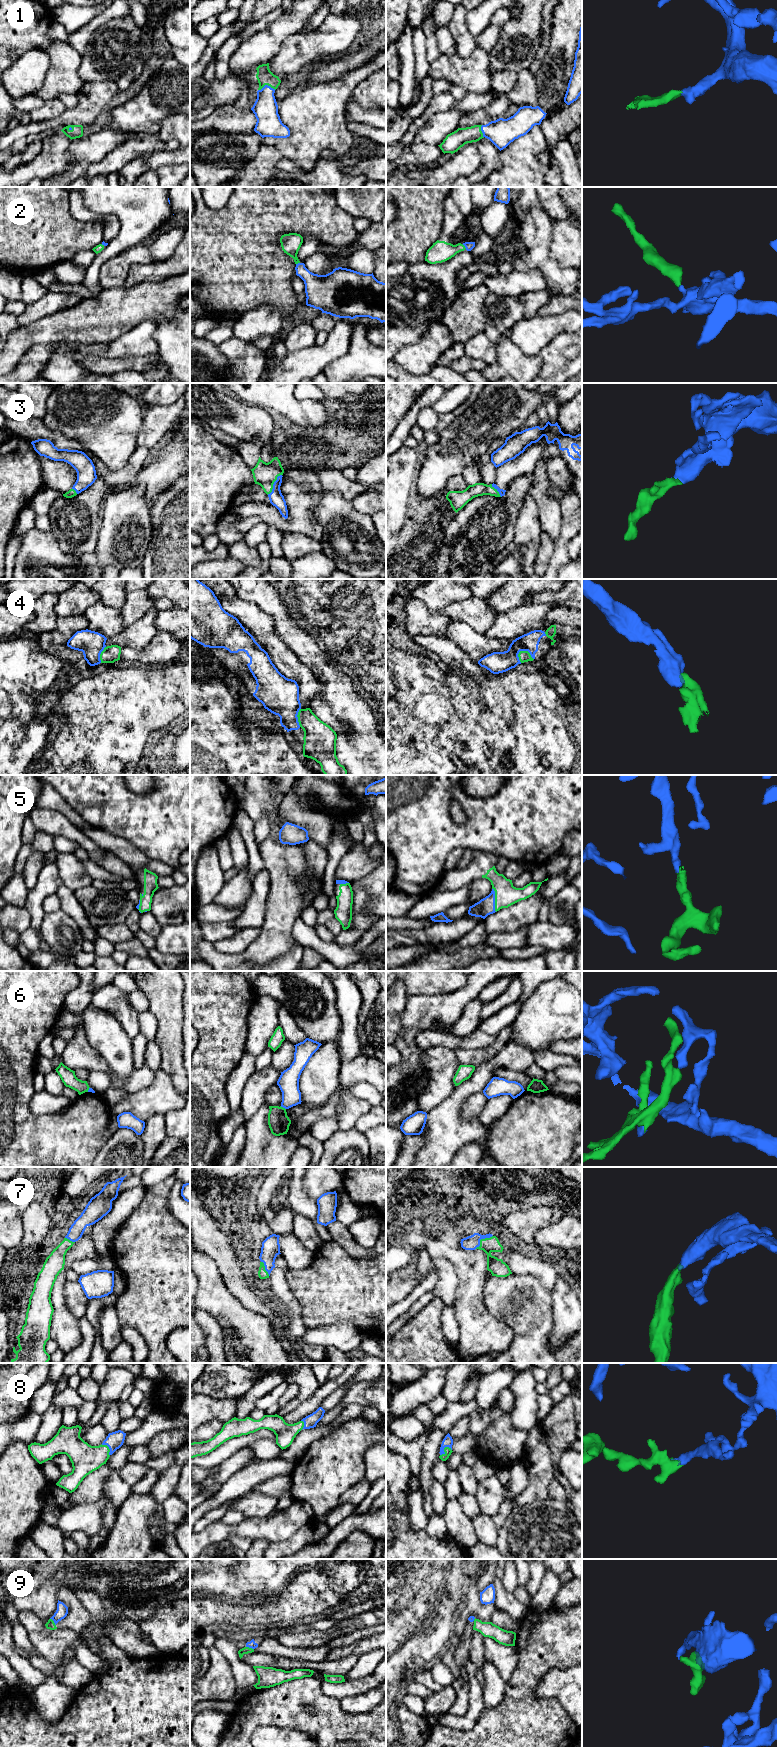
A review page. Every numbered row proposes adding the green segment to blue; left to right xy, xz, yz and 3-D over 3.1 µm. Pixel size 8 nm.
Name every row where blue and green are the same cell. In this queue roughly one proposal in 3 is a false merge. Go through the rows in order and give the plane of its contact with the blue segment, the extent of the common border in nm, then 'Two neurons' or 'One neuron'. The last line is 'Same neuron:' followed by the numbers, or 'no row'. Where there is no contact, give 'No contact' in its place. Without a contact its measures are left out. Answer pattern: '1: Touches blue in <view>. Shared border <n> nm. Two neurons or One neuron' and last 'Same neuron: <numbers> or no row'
1: Touches blue in xz. Shared border 140 nm. One neuron
2: Touches blue in yz. Shared border 50 nm. One neuron
3: Touches blue in xz. Shared border 200 nm. One neuron
4: Touches blue in yz. Shared border 140 nm. One neuron
5: Touches blue in yz. Shared border 190 nm. One neuron
6: Touches blue in xz. Shared border 50 nm. Two neurons
7: Touches blue in yz. Shared border 180 nm. One neuron
8: Touches blue in yz. Shared border 110 nm. One neuron
9: Touches blue in xy. Shared border 80 nm. Two neurons
Same neuron: 1, 2, 3, 4, 5, 7, 8

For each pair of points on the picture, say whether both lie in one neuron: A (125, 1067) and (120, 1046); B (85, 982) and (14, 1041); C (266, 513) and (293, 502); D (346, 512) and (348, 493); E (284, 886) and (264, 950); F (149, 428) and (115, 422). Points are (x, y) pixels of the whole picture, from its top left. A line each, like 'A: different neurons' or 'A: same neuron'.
A: same neuron
B: different neurons
C: same neuron
D: different neurons
E: same neuron
F: different neurons

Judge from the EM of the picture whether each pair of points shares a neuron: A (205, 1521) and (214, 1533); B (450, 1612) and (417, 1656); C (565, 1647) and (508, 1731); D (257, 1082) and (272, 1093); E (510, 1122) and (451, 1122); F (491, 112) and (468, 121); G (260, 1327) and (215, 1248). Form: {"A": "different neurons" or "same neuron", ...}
{"A": "different neurons", "B": "same neuron", "C": "same neuron", "D": "different neurons", "E": "different neurons", "F": "same neuron", "G": "different neurons"}

